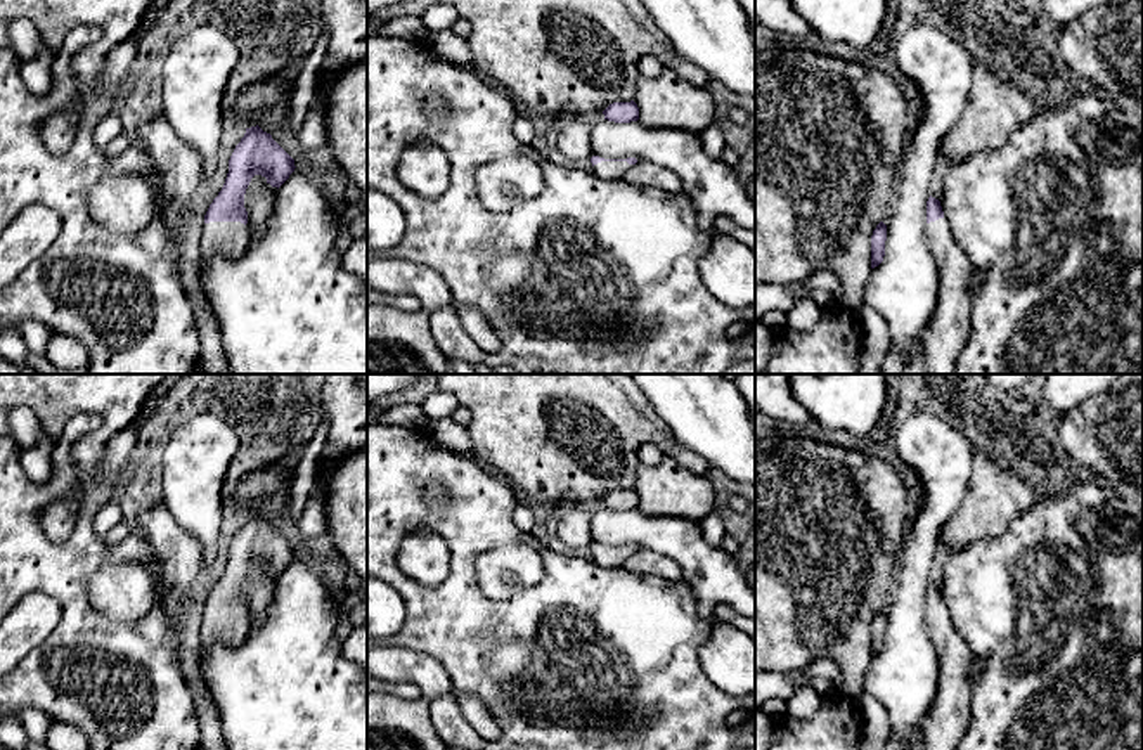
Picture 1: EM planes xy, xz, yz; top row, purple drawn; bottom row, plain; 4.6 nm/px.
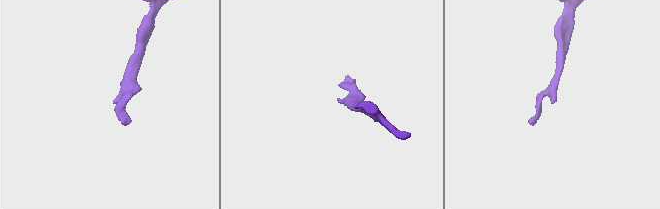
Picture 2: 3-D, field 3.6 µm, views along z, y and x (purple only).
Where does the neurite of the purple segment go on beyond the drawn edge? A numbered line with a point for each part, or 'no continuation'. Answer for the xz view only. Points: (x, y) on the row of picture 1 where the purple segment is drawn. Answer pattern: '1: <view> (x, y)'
1: xz (613, 170)

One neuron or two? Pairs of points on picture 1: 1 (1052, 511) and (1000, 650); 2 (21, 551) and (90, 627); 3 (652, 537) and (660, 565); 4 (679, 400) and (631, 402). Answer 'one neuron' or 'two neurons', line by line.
1: one neuron
2: one neuron
3: two neurons
4: two neurons

